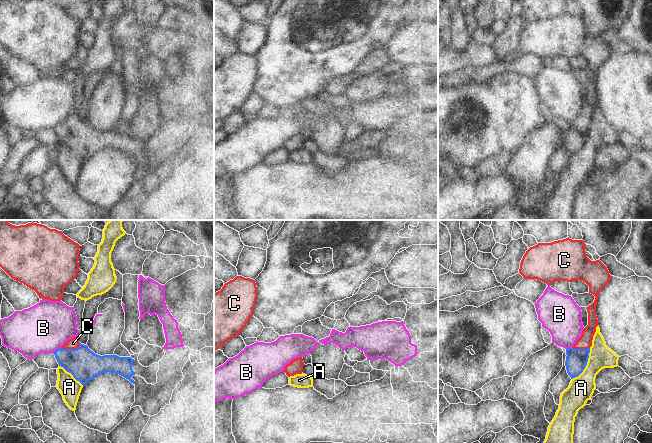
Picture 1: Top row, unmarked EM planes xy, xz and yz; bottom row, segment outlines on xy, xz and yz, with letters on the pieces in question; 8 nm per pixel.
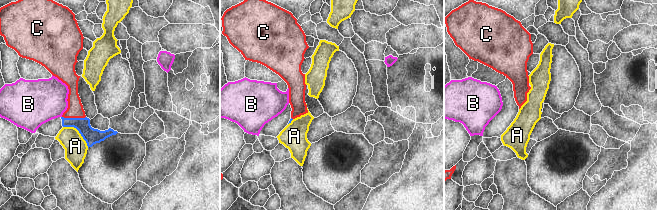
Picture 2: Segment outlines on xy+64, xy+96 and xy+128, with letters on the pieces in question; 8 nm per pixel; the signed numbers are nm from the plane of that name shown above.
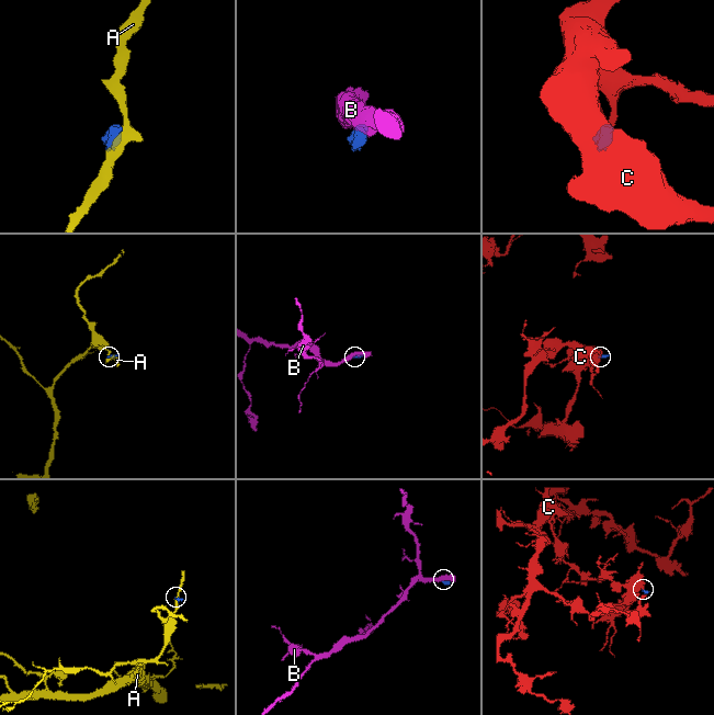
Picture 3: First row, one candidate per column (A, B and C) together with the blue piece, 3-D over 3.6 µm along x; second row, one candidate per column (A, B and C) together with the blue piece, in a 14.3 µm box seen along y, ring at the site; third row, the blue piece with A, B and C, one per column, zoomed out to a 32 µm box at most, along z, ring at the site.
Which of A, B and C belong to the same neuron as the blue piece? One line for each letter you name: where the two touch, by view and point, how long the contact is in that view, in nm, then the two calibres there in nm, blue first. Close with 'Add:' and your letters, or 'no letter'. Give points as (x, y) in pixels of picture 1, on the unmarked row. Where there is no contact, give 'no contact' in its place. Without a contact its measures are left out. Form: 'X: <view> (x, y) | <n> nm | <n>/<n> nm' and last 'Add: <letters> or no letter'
C: xy (71, 125) | 170 nm | 240/90 nm
Add: C

